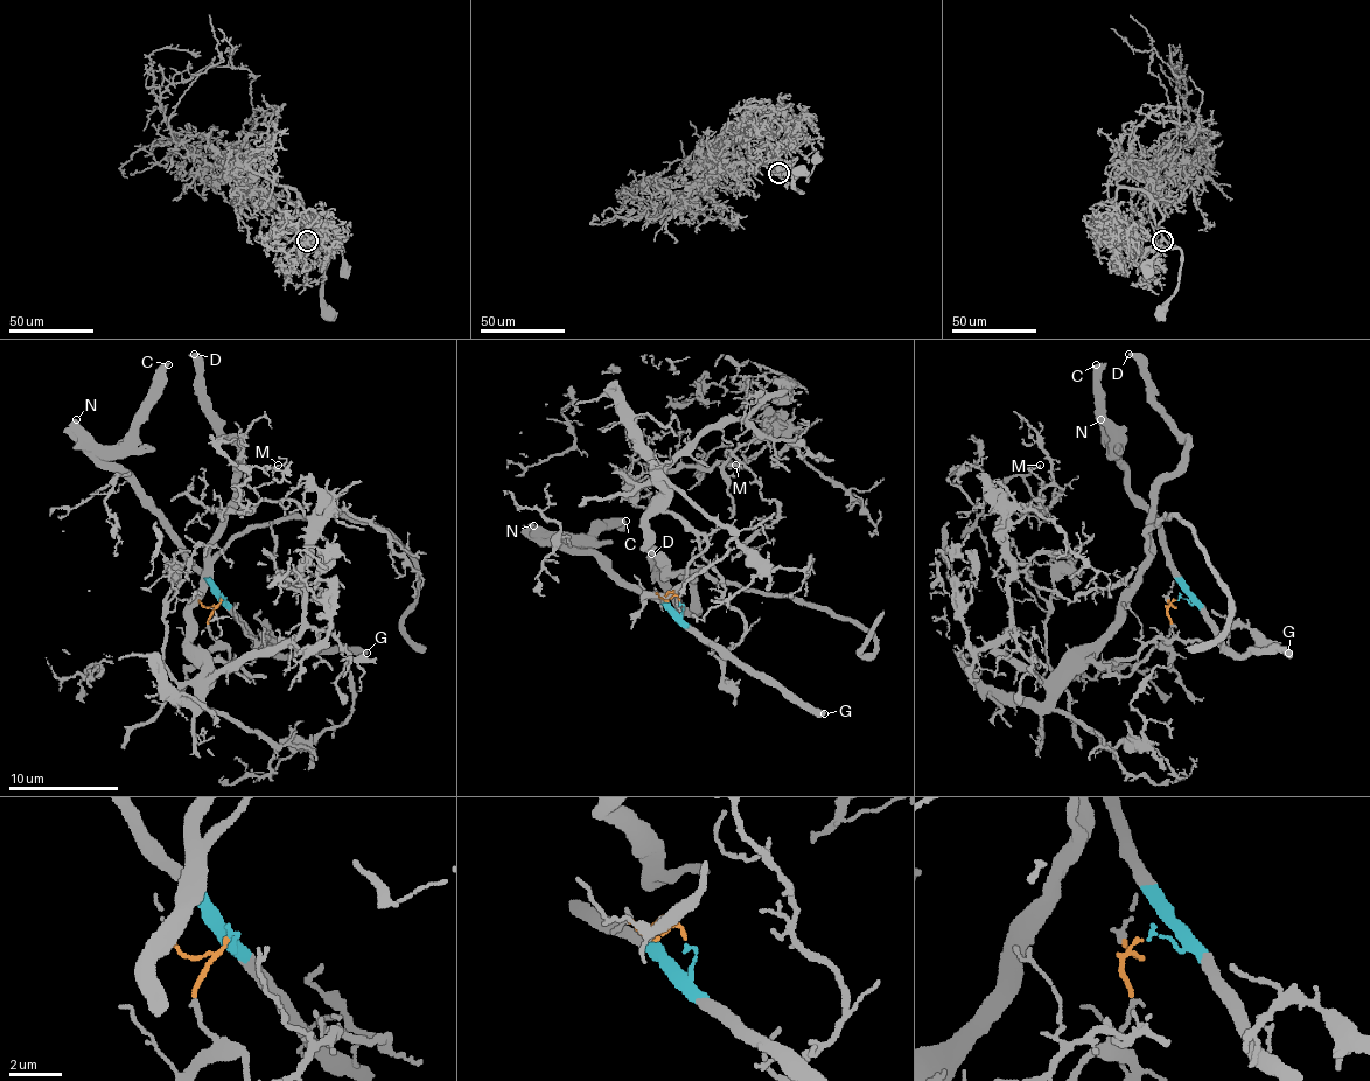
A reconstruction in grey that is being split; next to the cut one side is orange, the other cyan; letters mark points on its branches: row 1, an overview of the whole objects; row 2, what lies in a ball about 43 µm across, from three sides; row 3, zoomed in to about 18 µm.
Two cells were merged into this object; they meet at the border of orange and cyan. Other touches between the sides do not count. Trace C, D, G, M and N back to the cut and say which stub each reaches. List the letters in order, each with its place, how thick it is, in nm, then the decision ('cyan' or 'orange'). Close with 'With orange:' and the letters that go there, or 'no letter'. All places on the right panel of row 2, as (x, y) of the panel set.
C: at (1096, 364); 500 nm thick; cyan
D: at (1129, 354); 440 nm thick; orange
G: at (1288, 653); 500 nm thick; cyan
M: at (1040, 465); 110 nm thick; orange
N: at (1101, 419); 500 nm thick; cyan
With orange: D, M

